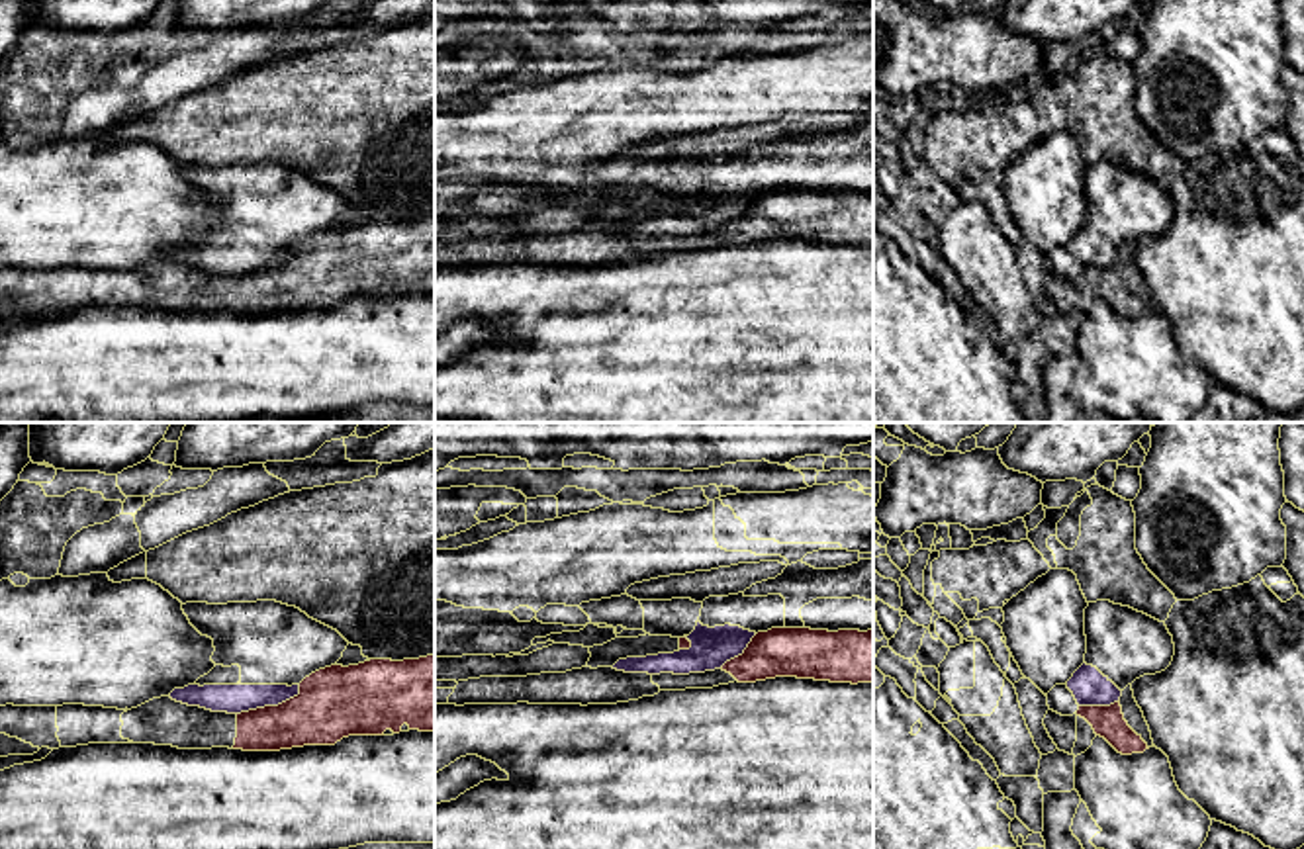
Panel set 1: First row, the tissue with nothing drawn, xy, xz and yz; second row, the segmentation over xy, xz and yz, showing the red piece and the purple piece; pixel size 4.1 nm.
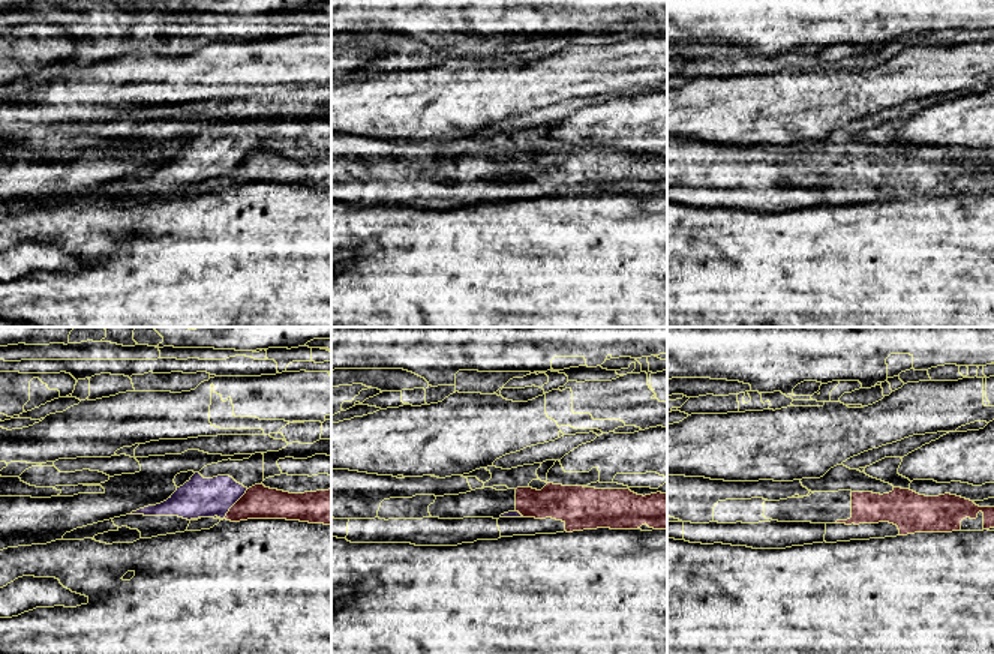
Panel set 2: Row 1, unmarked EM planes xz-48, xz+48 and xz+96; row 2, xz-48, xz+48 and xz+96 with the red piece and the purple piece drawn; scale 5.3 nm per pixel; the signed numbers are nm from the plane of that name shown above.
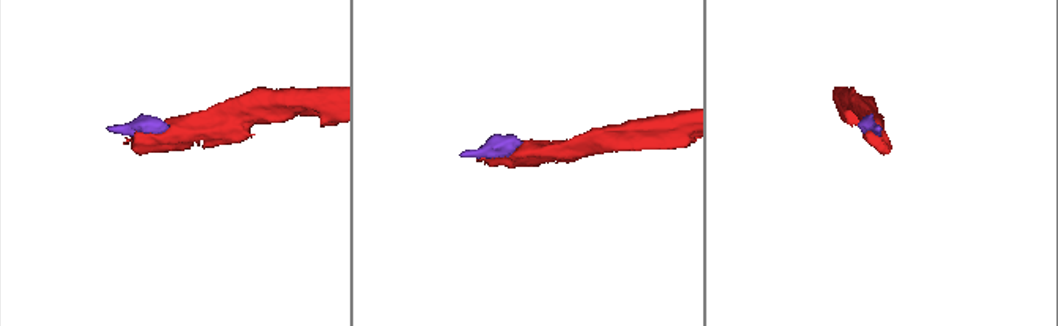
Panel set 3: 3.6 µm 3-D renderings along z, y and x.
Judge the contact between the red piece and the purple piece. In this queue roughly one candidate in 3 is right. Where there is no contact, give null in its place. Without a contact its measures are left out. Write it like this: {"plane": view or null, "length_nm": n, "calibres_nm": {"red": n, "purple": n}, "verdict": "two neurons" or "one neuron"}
{"plane": "xy", "length_nm": 300, "calibres_nm": {"red": 280, "purple": 130}, "verdict": "two neurons"}

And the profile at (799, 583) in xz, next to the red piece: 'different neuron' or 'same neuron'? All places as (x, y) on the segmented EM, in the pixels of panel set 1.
different neuron

